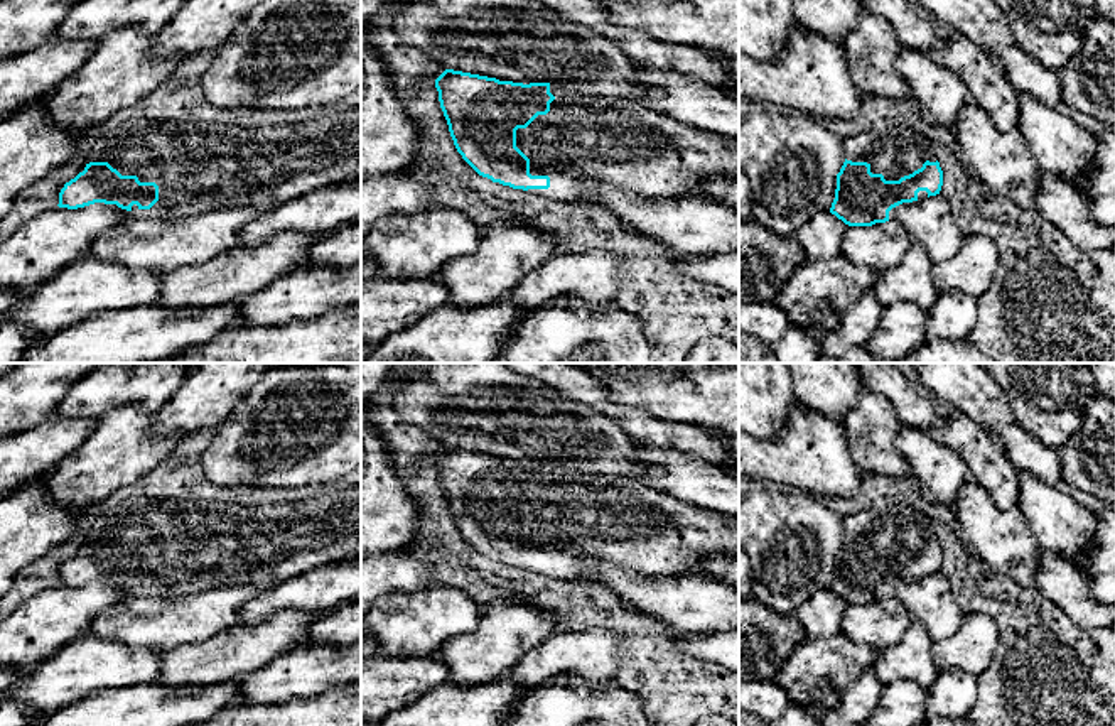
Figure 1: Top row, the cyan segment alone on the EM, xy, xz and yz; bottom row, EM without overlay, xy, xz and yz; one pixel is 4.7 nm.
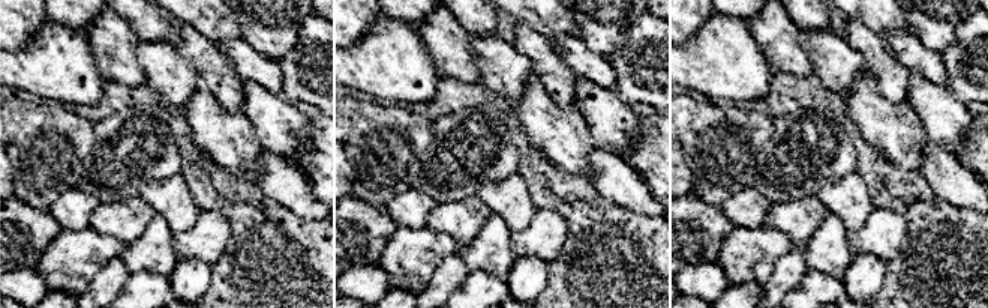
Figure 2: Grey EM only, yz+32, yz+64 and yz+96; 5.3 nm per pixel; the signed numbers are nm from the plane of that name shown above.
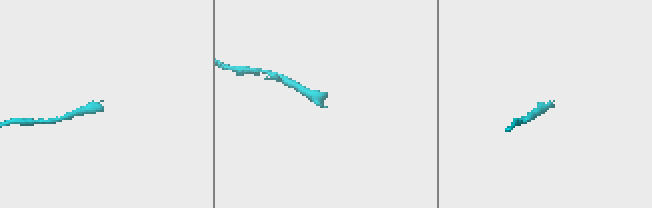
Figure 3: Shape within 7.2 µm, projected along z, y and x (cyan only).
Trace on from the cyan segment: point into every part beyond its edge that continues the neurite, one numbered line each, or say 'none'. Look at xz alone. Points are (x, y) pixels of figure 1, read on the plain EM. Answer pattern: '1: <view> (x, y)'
1: xz (584, 520)

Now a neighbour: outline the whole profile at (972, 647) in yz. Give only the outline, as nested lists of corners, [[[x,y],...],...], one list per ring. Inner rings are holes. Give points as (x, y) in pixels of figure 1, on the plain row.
[[[965,613],[956,633],[933,642],[931,655],[938,670],[960,669],[980,677],[990,667],[999,628],[985,613]]]

